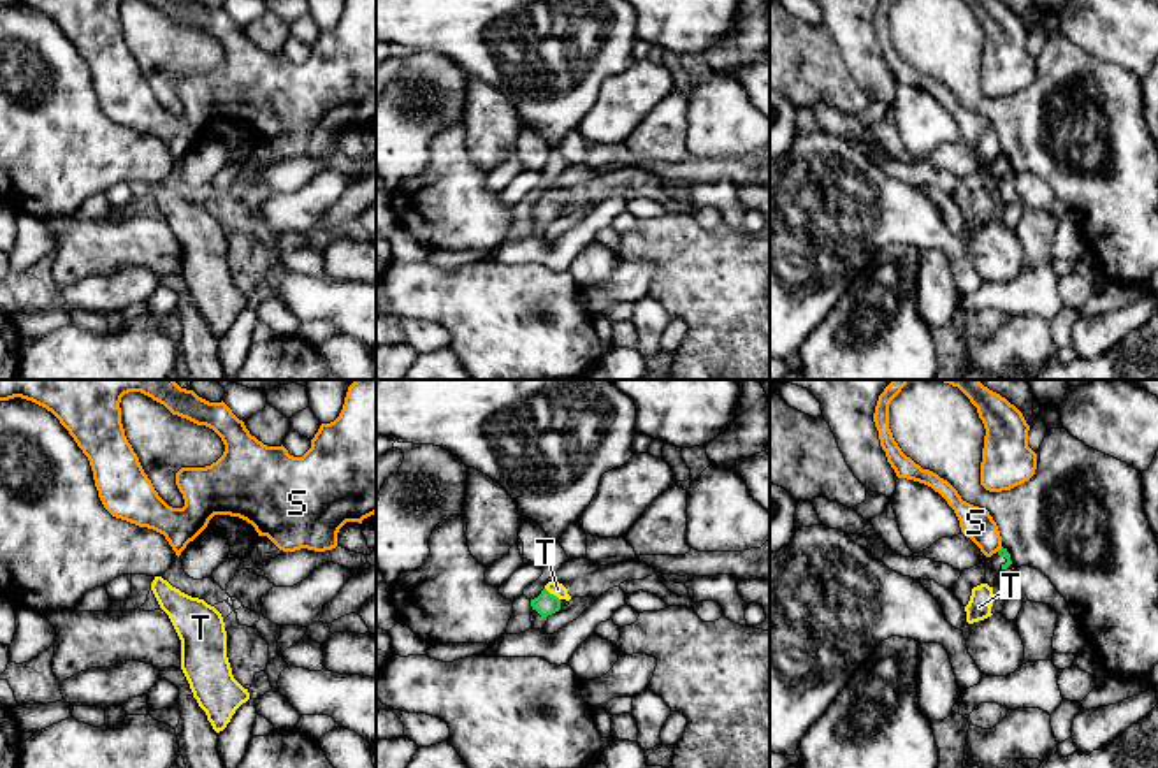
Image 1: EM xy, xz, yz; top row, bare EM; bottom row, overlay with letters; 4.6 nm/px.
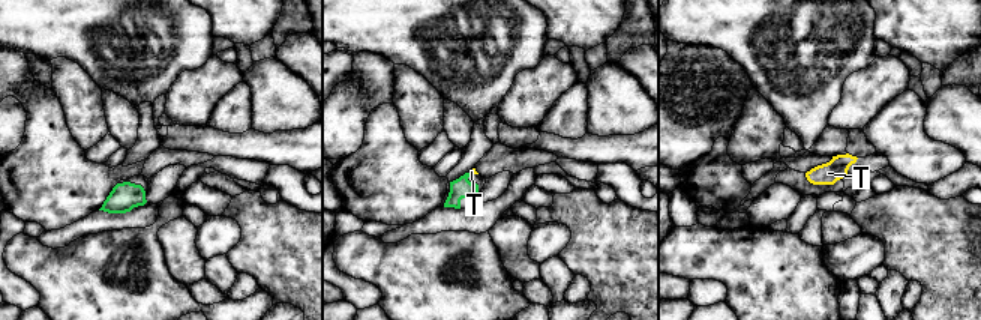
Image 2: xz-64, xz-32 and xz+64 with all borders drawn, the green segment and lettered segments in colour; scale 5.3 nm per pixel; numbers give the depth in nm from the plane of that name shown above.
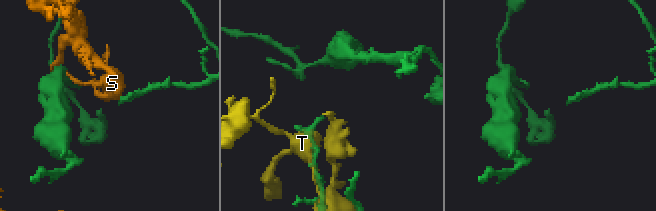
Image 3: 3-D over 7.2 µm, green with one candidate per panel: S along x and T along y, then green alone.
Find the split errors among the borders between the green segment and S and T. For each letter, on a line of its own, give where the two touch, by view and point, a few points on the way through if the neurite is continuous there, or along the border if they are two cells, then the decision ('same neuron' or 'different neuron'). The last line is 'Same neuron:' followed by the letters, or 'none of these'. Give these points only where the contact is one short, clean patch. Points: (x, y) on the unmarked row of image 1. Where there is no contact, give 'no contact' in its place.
S: meets green in yz at (1000, 155); different neuron
T: meets green in xz at (552, 201); runs through xz (545, 210), (552, 201), (557, 195); same neuron
Same neuron: T

